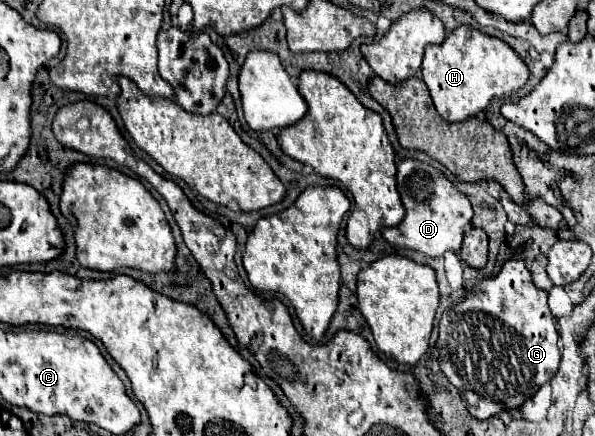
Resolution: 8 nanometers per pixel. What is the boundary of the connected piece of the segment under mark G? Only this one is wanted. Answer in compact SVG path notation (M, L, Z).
M507 260L495 278L481 280L477 286L471 288L463 302L443 312L439 322L437 346L441 354L441 370L459 390L471 416L485 420L499 414L501 410L519 408L555 376L561 360L557 342L557 318L547 306L547 292L539 290L533 284L531 272L523 260Z

